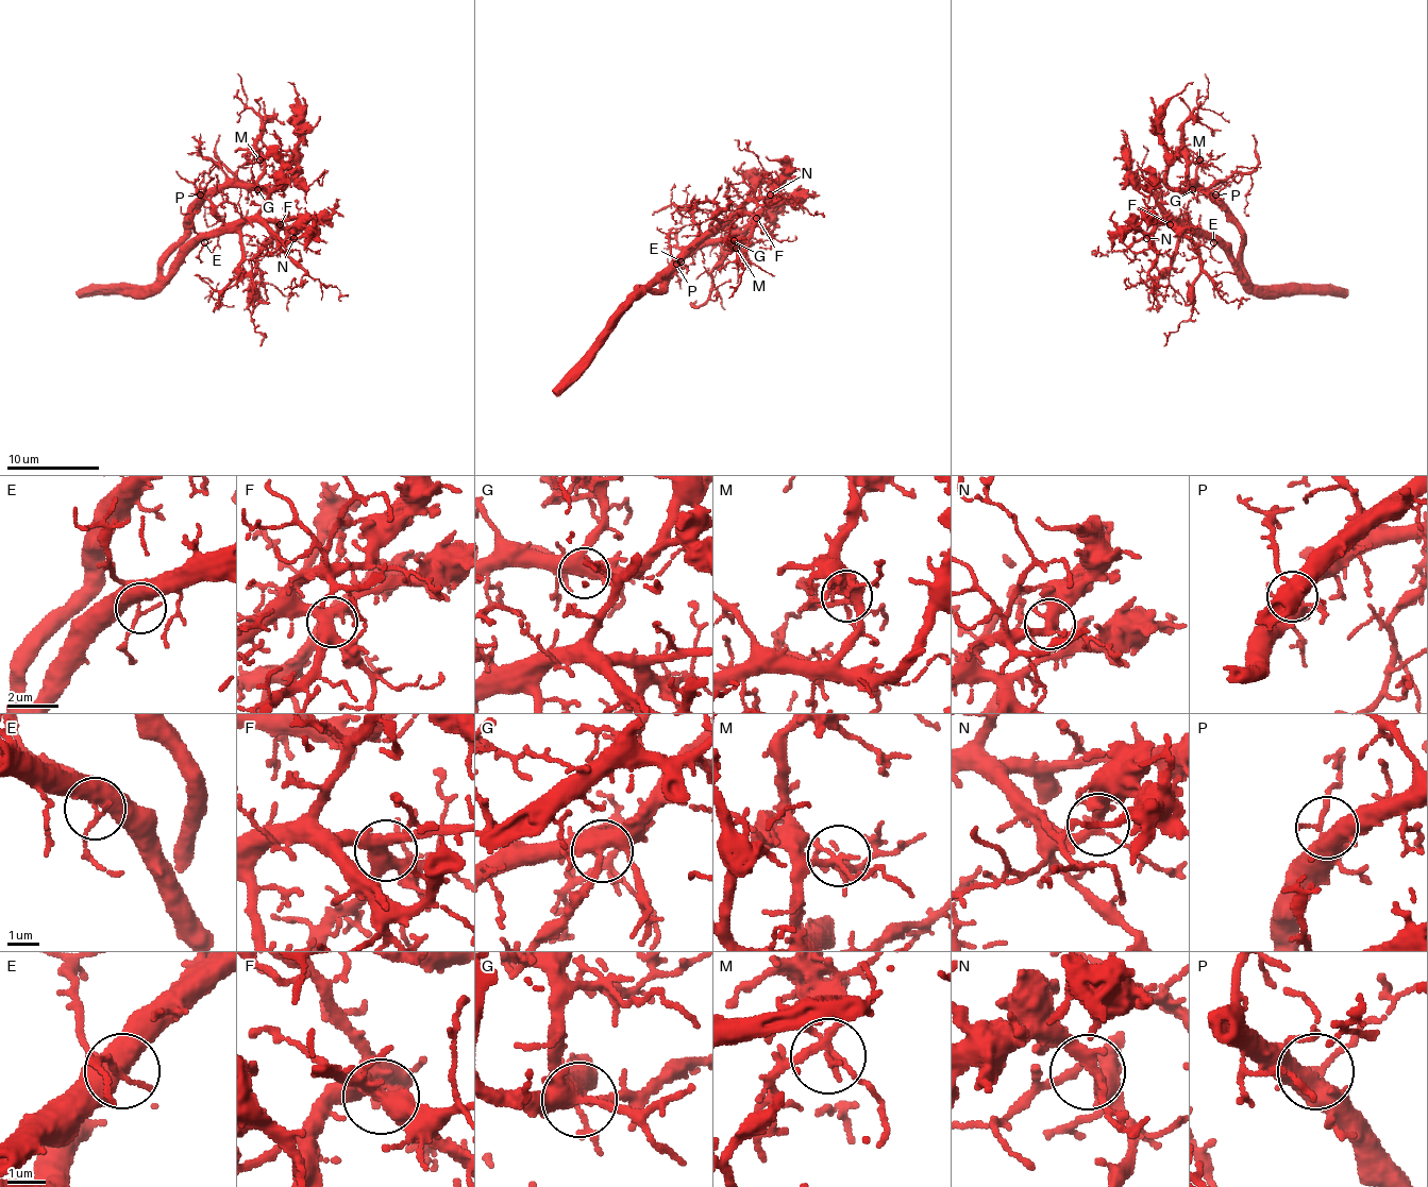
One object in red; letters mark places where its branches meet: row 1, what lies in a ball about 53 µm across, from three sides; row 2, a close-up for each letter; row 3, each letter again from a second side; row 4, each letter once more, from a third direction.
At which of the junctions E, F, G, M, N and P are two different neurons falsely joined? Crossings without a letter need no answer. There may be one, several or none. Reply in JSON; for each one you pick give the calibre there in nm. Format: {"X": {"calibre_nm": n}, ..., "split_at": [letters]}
{"split_at": []}

